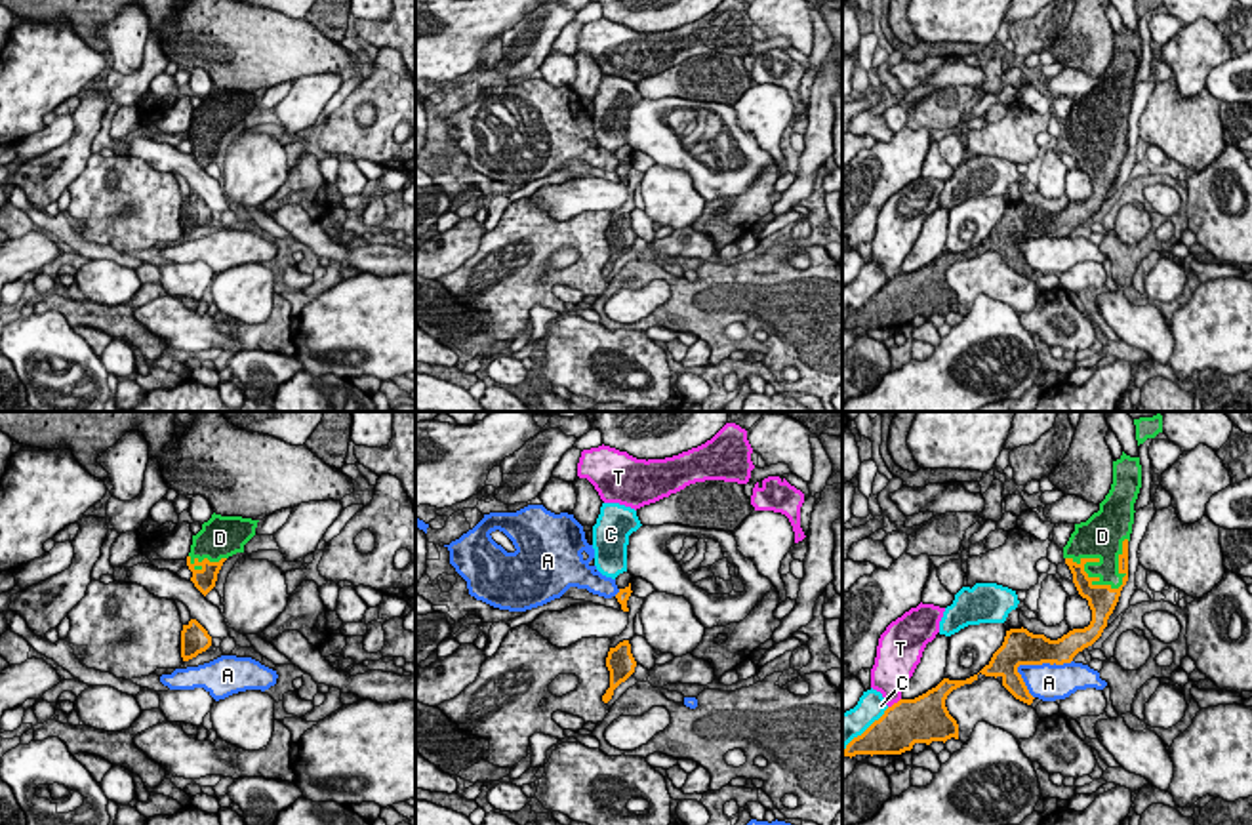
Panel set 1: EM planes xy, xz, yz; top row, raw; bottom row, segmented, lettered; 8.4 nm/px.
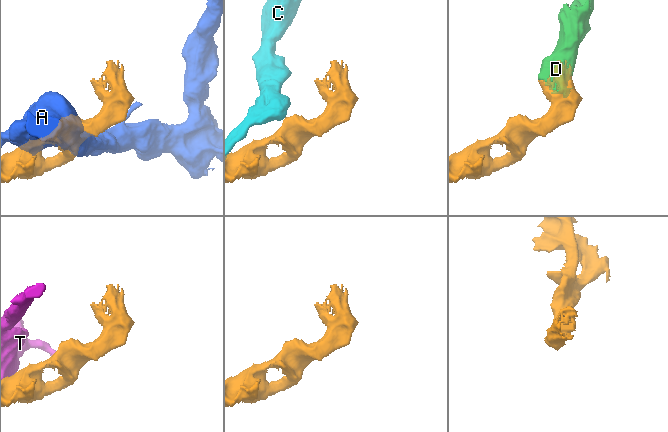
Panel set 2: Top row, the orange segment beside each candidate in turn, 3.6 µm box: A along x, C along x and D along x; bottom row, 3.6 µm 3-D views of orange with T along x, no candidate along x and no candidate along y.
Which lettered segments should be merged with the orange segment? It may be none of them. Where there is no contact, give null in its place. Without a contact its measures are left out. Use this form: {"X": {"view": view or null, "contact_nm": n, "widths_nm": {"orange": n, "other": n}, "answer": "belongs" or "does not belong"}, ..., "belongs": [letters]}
{"A": {"view": "yz", "contact_nm": 480, "widths_nm": {"orange": 300, "other": 320}, "answer": "does not belong"}, "C": {"view": "yz", "contact_nm": 550, "widths_nm": {"orange": 360, "other": 260}, "answer": "does not belong"}, "D": {"view": "yz", "contact_nm": 550, "widths_nm": {"orange": 240, "other": 190}, "answer": "belongs"}, "T": {"view": "yz", "contact_nm": 140, "widths_nm": {"orange": 380, "other": 320}, "answer": "does not belong"}, "belongs": ["D"]}

